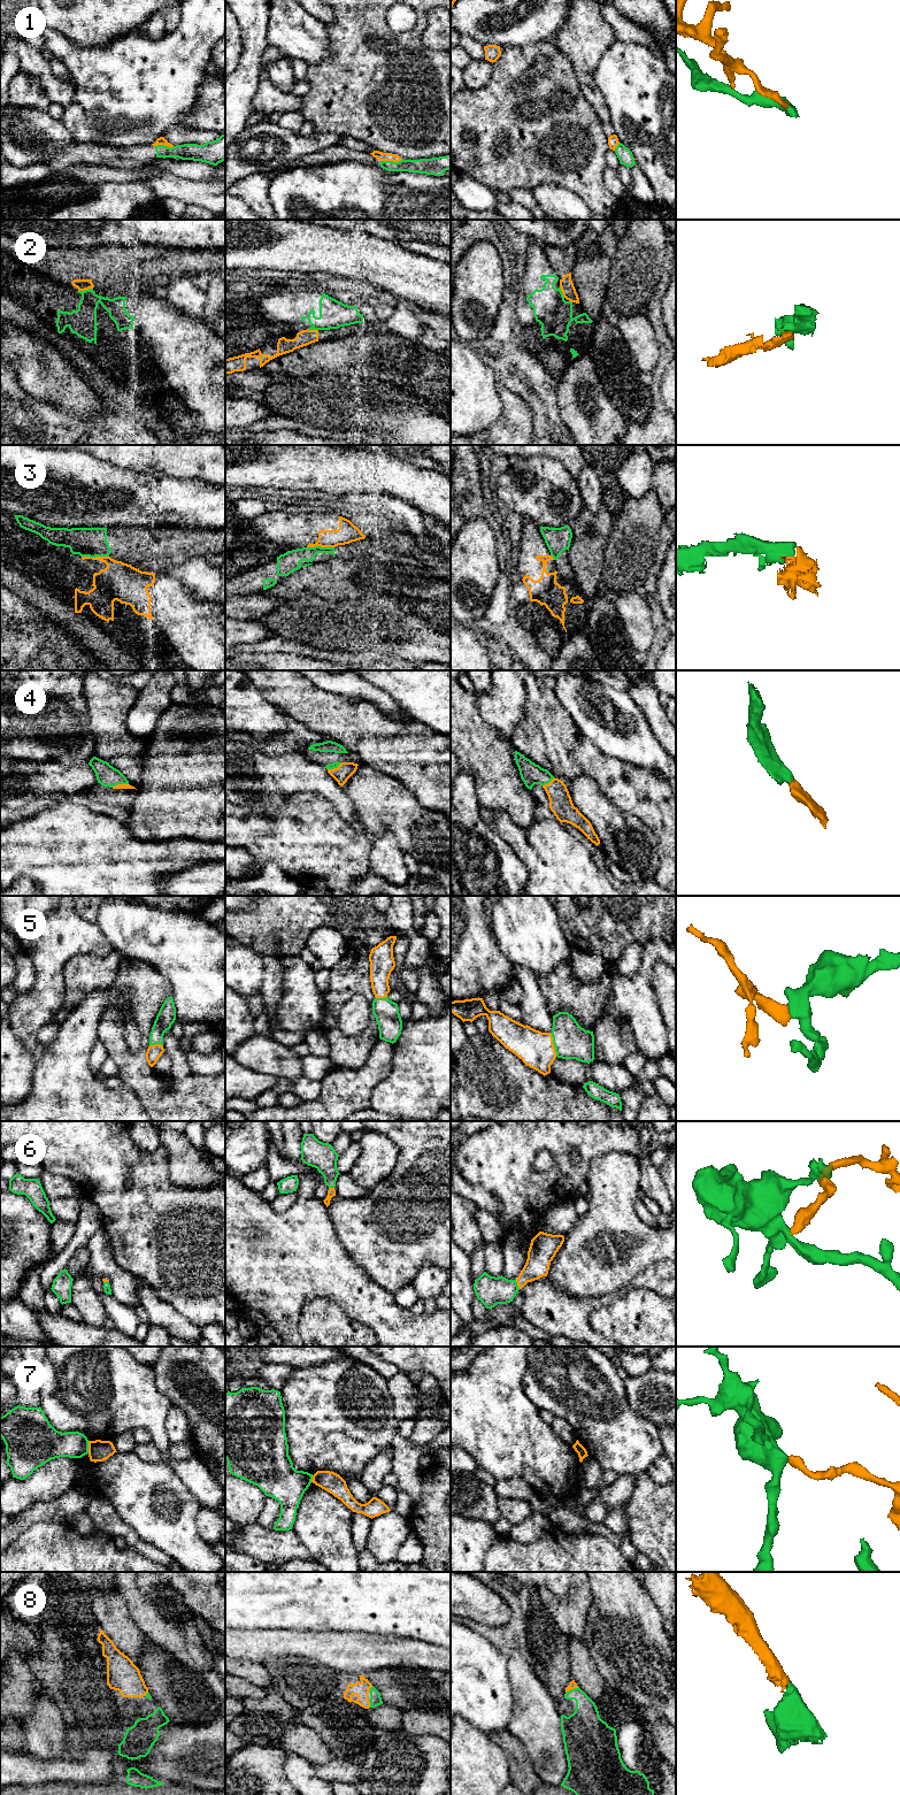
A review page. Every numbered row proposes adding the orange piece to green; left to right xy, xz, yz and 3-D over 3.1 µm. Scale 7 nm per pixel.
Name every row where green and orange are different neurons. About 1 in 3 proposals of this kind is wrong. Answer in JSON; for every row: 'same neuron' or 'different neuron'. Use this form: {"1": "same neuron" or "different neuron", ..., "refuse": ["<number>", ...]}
{"1": "same neuron", "2": "different neuron", "3": "different neuron", "4": "same neuron", "5": "same neuron", "6": "same neuron", "7": "different neuron", "8": "same neuron", "refuse": ["2", "3", "7"]}

